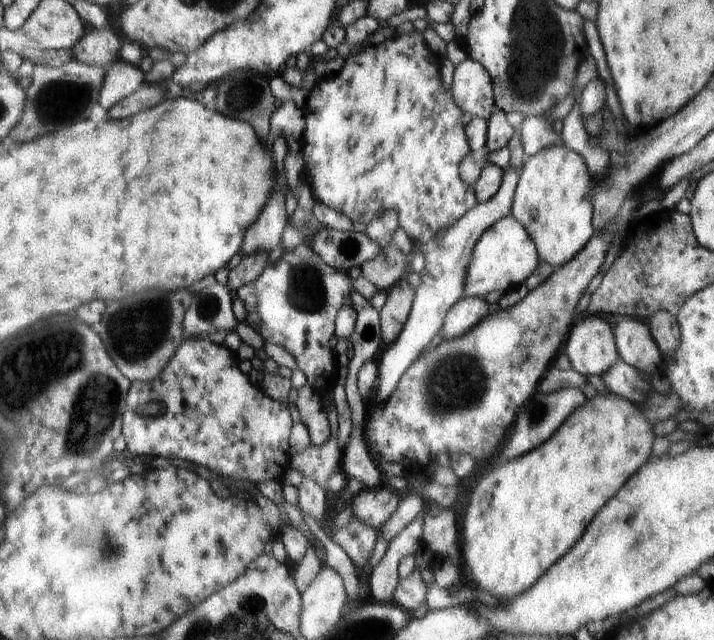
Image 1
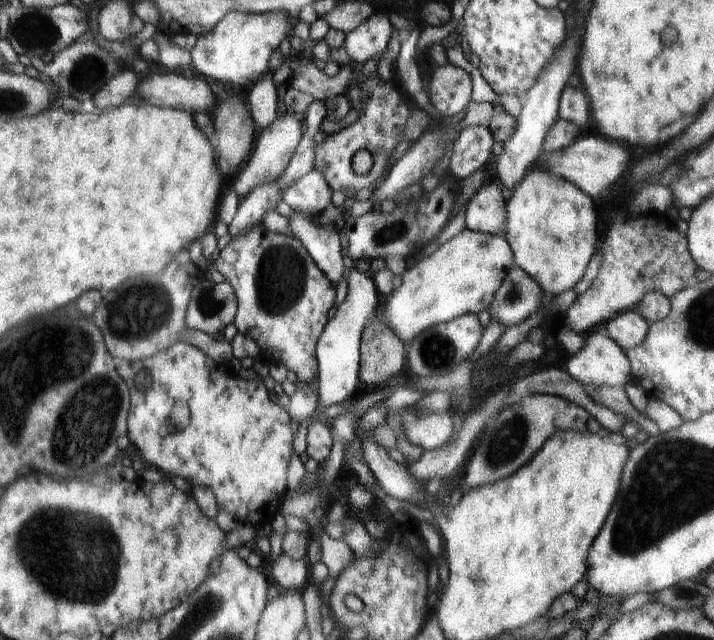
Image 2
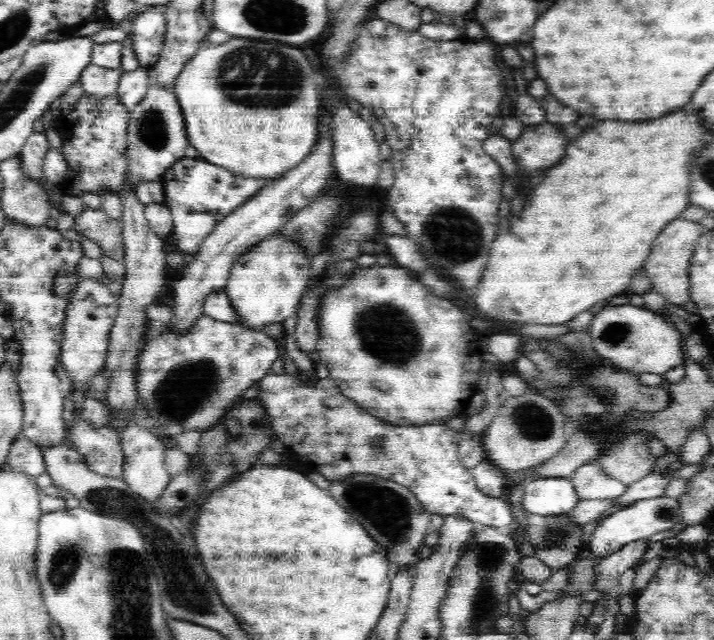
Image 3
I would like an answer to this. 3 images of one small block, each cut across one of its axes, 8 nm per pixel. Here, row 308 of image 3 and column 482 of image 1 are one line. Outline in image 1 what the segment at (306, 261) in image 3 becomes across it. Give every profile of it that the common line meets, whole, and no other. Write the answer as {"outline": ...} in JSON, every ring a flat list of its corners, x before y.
{"outline":[[512,214,505,216,485,230,476,243,465,281,465,296,484,299,488,292,498,290,504,293,517,285,522,285,533,270,536,270,540,261,542,260,535,242,531,240,524,225]]}

